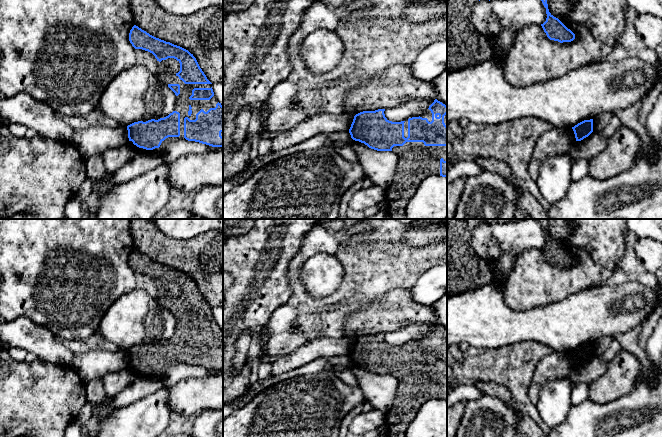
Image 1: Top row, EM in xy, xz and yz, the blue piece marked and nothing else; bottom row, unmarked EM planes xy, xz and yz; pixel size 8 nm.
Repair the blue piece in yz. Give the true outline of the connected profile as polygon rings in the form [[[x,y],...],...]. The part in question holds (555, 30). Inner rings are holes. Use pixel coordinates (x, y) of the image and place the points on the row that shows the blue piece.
[[[541,0],[546,8],[547,18],[541,24],[544,32],[550,40],[563,42],[571,42],[575,39],[575,34],[568,29],[558,18],[554,17],[548,9],[547,0]]]

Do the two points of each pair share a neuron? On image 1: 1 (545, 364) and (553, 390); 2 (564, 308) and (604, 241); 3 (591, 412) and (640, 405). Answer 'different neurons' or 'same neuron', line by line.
1: different neurons
2: different neurons
3: same neuron

